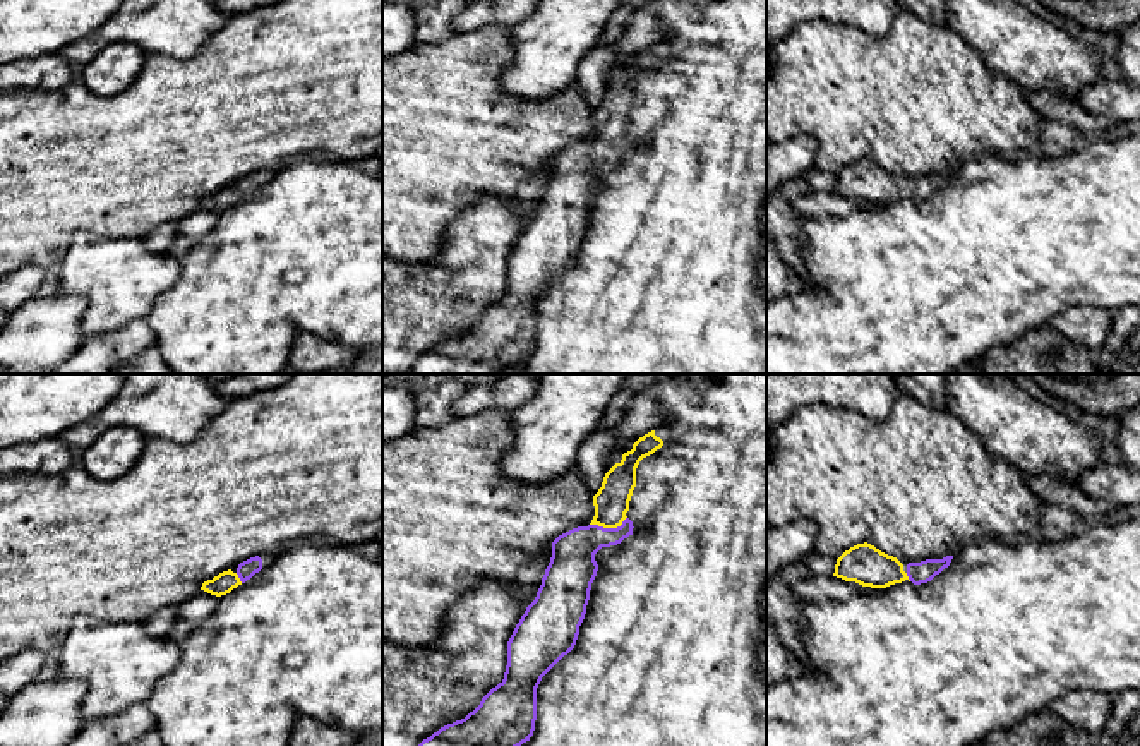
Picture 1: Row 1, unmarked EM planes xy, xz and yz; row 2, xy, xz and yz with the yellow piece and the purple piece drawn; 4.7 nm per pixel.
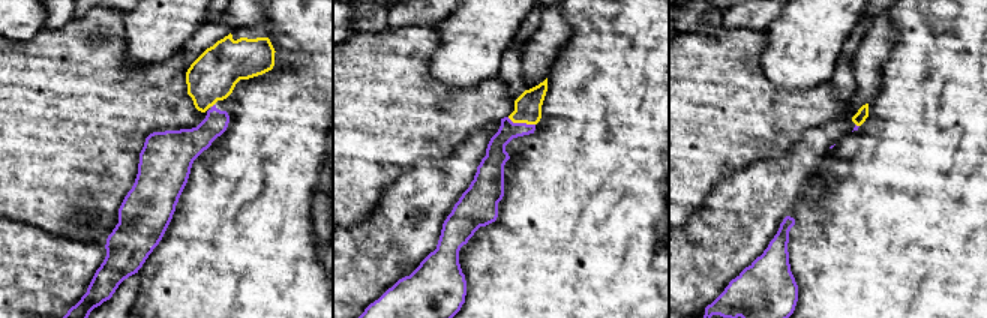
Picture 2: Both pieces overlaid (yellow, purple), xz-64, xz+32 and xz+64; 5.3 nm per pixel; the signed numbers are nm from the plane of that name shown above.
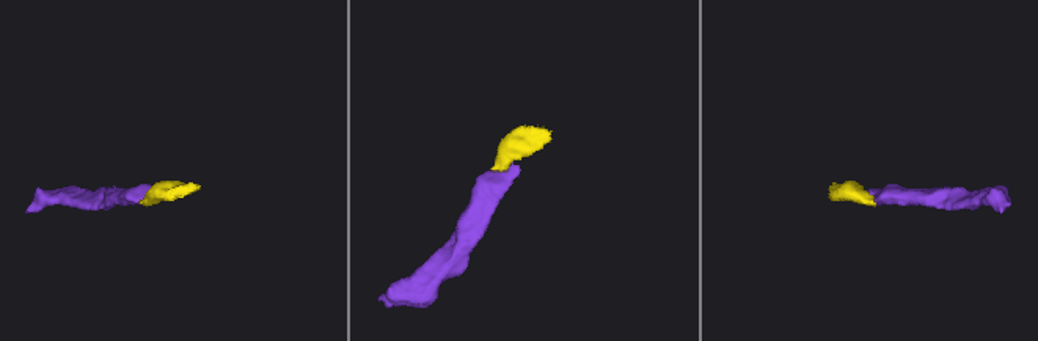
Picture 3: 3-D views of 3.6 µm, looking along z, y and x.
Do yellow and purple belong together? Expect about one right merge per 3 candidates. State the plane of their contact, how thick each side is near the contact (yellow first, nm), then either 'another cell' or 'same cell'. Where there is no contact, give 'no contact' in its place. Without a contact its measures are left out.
contact in xz; calibres 160 and 220 nm; same cell

